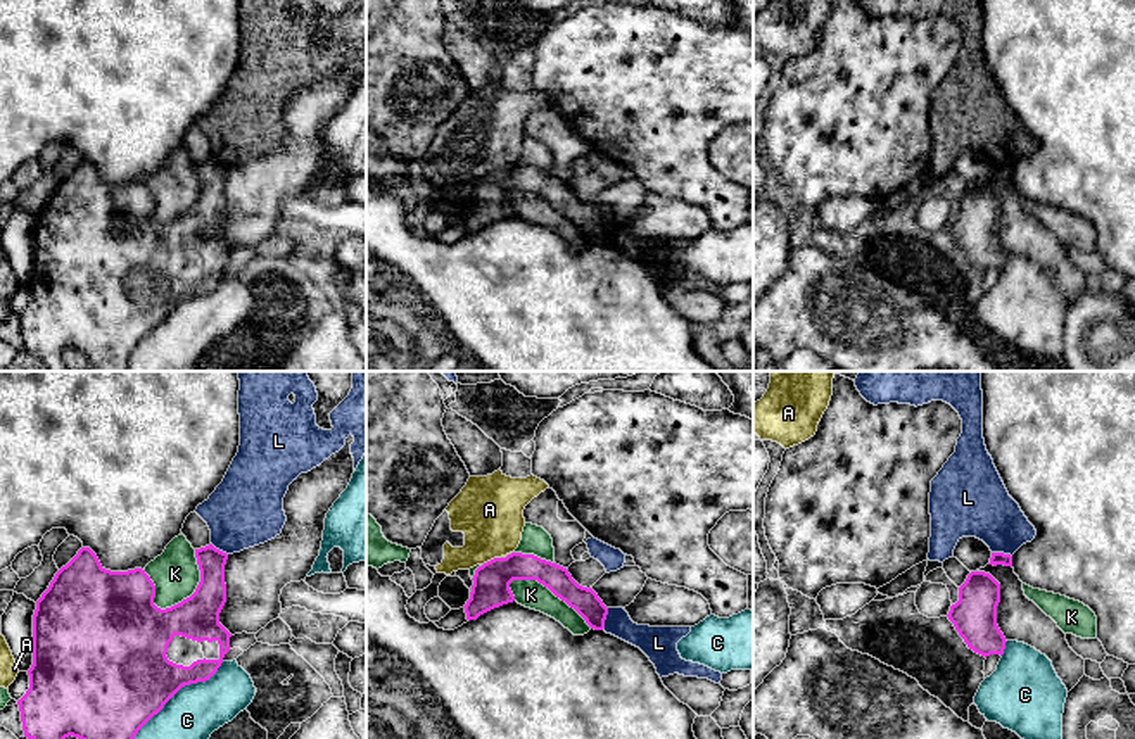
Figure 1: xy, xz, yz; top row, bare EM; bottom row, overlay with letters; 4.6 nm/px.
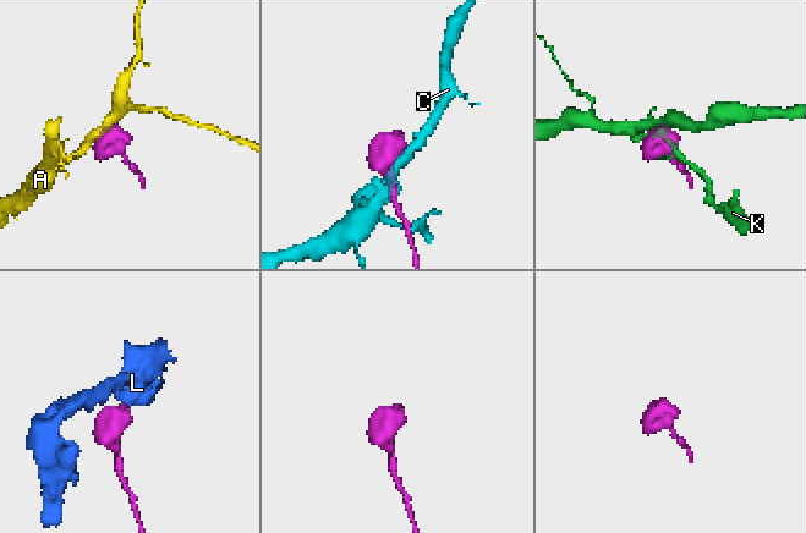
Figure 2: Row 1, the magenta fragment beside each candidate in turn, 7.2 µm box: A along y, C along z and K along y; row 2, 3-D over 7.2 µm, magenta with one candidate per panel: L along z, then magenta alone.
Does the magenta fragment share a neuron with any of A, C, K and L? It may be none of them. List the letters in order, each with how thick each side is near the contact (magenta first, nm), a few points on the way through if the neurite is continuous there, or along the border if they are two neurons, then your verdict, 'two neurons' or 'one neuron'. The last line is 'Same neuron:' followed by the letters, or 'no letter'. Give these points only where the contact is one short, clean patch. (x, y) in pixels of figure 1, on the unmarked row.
A: 180/320 nm | two neurons
C: 480/300 nm | two neurons
K: 200/220 nm | two neurons
L: 120/140 nm | along xz (608, 221), (602, 242) | two neurons
Same neuron: no letter

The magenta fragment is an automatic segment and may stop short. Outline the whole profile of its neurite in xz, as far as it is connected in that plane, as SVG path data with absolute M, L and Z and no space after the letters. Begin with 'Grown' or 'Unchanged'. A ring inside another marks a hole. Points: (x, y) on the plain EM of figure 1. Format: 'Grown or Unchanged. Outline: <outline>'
Unchanged. Outline: M511 166L506 171L494 171L479 180L472 193L470 212L463 219L468 235L513 216L510 202L513 193L537 193L574 221L591 242L605 242L608 221L598 207L591 200L579 199L567 181L534 167Z

